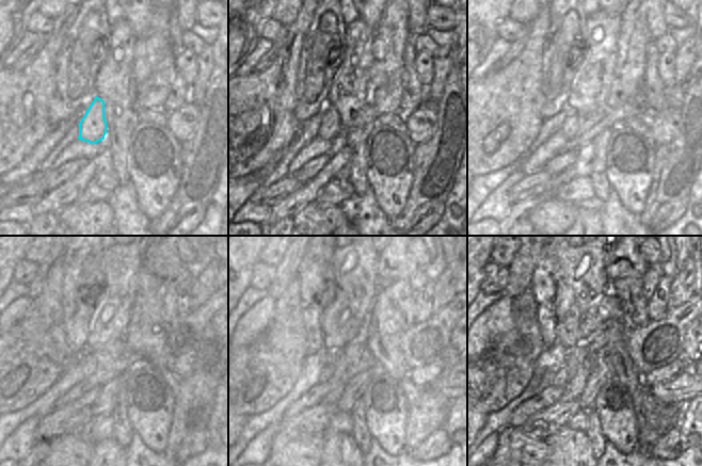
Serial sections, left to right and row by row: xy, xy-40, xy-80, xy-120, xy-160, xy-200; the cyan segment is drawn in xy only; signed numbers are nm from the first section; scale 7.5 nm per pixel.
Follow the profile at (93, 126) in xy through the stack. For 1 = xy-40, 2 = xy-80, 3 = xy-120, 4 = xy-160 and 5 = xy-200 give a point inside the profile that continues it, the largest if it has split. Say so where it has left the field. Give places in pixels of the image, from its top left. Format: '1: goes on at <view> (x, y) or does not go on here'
1: goes on at xy-40 (330, 127)
2: goes on at xy-80 (570, 126)
3: goes on at xy-120 (88, 364)
4: goes on at xy-160 (335, 338)
5: goes on at xy-200 (585, 317)

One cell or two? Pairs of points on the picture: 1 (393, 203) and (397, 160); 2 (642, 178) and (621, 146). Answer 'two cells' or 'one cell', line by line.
1: one cell
2: one cell

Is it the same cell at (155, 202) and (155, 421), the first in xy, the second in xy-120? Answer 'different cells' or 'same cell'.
same cell

